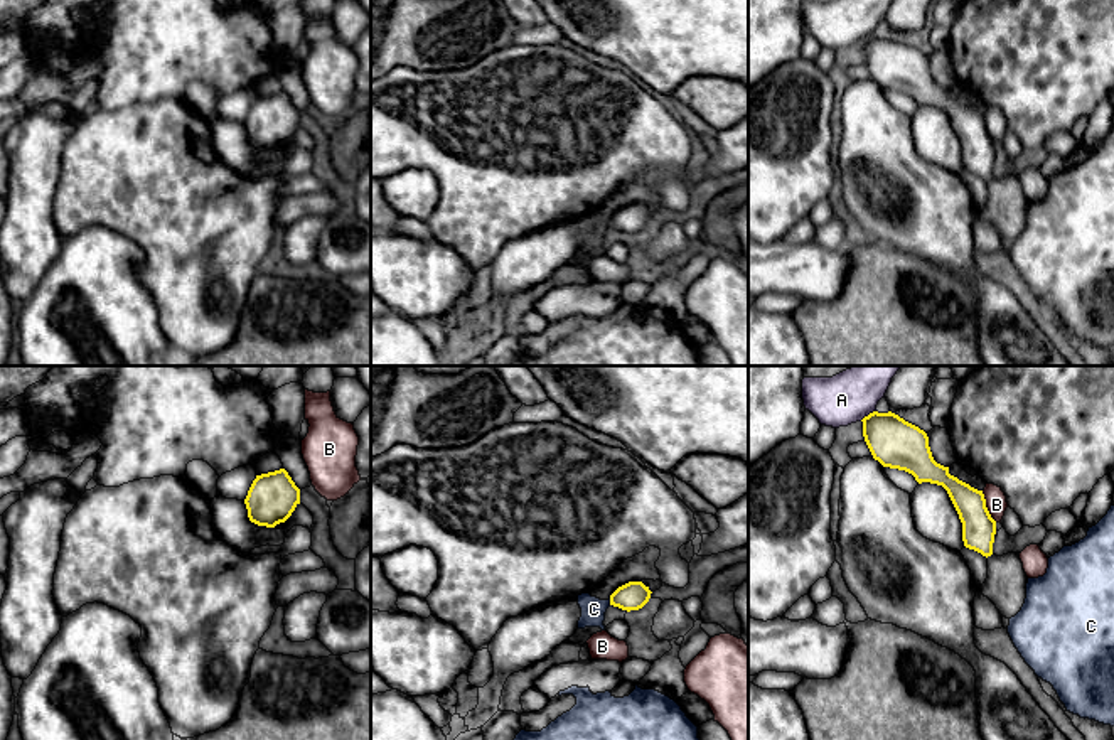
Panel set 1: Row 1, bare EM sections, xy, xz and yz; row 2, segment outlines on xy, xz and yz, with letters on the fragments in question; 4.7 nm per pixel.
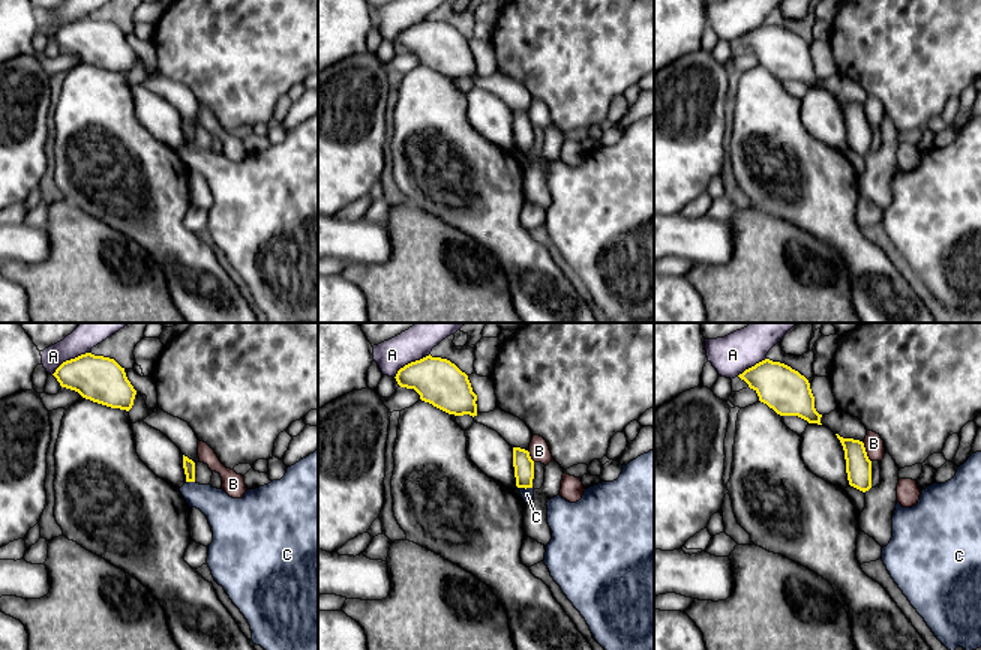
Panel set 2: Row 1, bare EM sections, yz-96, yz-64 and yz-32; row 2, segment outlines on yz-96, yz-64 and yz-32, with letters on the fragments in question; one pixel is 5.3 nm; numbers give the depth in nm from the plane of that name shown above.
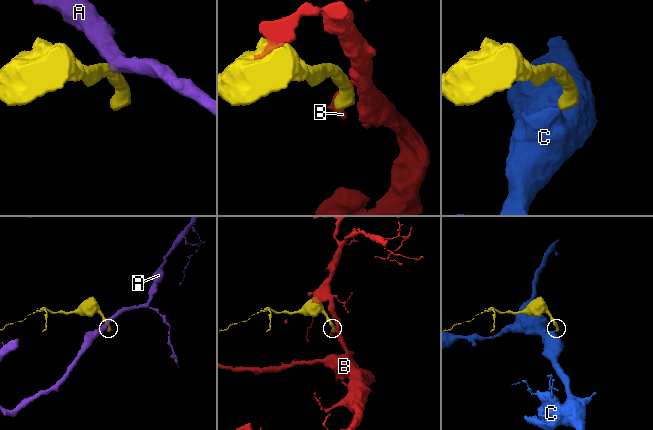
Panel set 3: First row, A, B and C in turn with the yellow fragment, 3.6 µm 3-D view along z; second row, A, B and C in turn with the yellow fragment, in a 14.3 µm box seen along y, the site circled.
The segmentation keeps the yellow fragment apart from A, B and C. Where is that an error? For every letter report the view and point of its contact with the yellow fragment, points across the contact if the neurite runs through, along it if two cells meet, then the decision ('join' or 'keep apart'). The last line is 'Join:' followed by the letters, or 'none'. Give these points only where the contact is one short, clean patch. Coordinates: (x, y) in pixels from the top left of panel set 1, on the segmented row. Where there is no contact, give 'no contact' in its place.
A: yz (868, 415) | along yz (875, 410), (860, 420) | keep apart
B: yz (985, 506) | keep apart
C: xz (610, 602) | along xz (609, 599), (610, 604) | keep apart
Join: none

